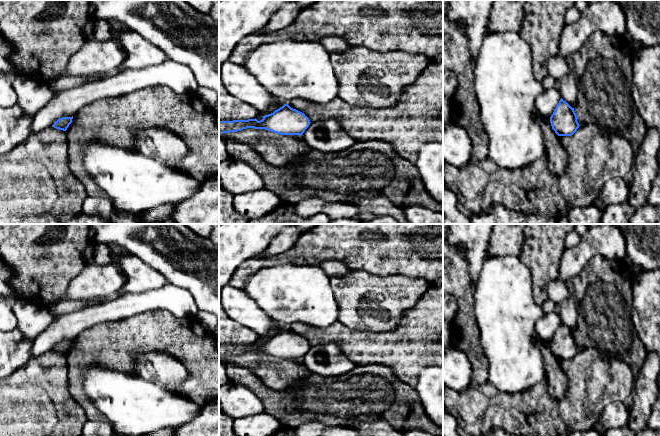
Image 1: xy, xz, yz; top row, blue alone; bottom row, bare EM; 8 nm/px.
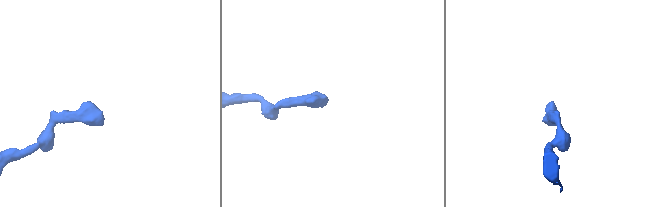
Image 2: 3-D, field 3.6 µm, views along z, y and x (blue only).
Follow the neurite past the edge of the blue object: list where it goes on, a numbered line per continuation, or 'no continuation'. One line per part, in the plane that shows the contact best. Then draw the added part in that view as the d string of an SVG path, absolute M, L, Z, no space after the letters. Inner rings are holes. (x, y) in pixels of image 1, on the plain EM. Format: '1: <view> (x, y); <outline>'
no continuation

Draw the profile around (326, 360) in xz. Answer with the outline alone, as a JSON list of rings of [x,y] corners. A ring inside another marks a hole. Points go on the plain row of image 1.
[[[333,342],[311,346],[302,362],[313,375],[324,378],[340,376],[355,366]]]

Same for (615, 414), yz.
[[[614,401],[606,404],[601,411],[599,421],[605,428],[620,428],[628,424],[629,410],[623,401]]]

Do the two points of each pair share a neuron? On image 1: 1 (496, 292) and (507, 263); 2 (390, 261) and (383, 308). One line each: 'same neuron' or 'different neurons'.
1: same neuron
2: different neurons

